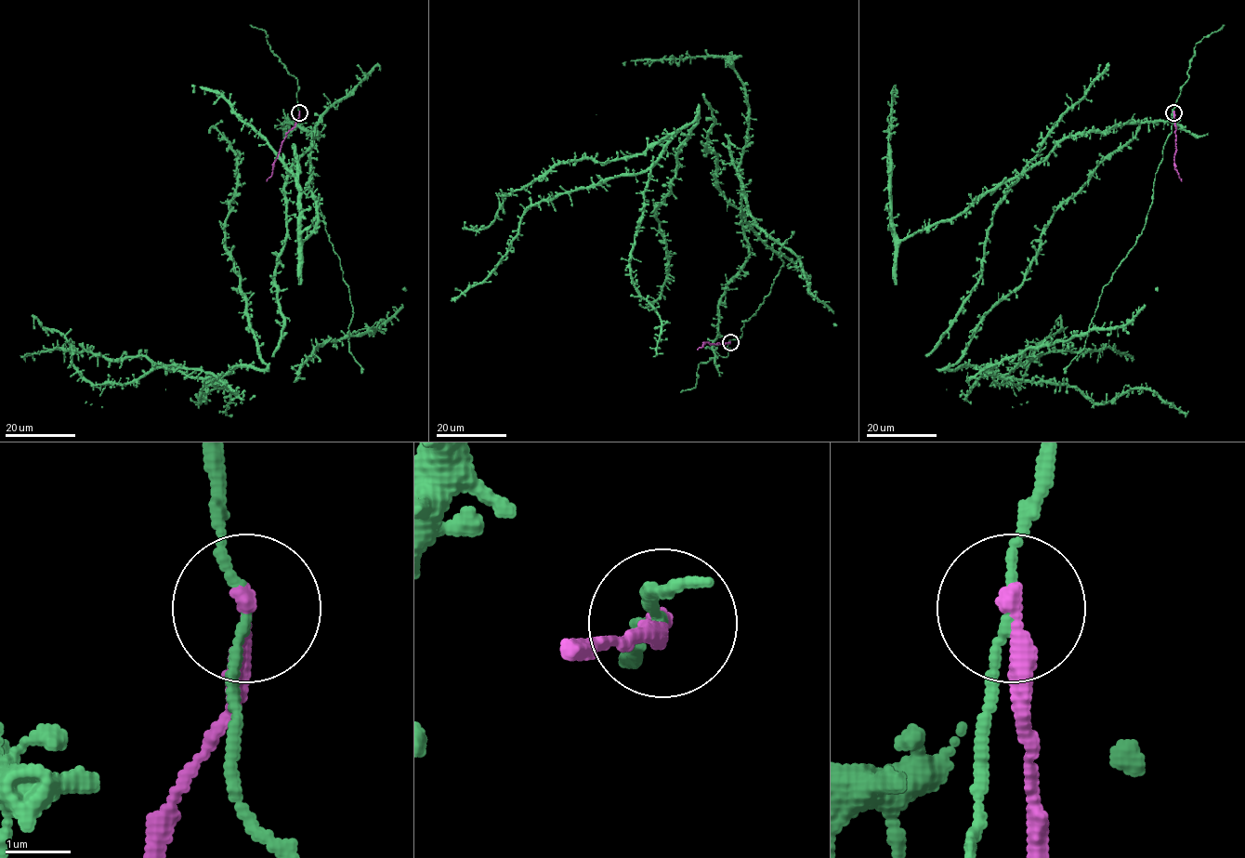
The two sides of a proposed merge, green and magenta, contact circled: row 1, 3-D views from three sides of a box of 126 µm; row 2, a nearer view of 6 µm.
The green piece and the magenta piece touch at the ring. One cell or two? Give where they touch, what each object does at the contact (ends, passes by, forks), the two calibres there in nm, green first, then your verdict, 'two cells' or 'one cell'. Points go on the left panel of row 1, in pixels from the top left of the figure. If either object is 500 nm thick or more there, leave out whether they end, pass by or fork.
(299, 112) | green passes by | magenta ends | 110/320 nm | two cells

